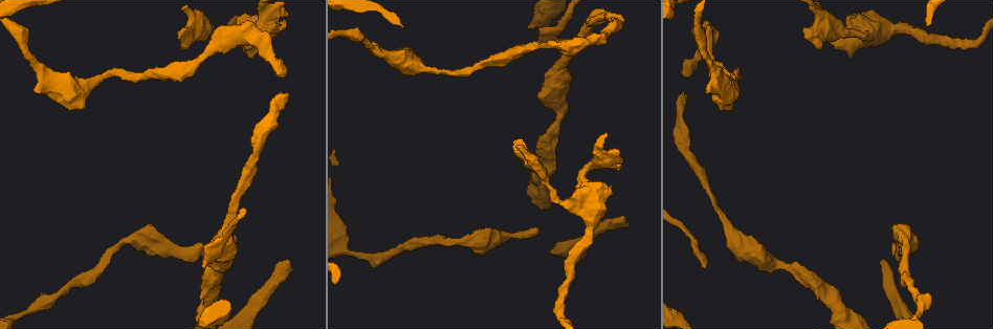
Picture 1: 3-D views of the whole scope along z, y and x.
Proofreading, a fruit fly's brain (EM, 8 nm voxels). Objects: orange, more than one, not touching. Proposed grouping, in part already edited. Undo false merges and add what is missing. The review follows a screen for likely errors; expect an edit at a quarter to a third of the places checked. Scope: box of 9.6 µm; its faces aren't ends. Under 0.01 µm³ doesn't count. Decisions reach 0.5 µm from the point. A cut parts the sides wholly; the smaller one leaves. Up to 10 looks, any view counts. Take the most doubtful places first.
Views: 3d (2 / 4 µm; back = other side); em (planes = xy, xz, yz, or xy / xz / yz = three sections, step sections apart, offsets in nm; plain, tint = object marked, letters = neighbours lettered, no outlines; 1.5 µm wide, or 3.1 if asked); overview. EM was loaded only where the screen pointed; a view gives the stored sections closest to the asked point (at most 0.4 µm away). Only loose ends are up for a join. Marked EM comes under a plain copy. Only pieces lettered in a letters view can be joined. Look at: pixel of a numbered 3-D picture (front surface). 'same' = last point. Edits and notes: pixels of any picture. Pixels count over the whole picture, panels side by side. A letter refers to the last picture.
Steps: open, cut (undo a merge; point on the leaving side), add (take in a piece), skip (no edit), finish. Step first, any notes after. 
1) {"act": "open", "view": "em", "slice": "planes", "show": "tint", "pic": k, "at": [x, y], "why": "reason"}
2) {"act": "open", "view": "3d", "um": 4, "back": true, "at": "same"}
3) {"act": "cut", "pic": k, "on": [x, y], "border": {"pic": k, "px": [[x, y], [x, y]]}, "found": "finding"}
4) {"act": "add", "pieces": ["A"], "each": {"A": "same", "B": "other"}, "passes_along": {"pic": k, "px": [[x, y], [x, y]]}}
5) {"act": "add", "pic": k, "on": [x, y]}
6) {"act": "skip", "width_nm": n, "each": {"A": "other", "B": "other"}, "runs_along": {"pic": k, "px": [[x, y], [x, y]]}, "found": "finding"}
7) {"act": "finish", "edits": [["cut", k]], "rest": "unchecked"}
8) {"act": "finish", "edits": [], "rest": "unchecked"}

{"act": "open", "view": "3d", "um": 2, "pic": 1, "at": [623, 217], "why": "long arm stops here"}

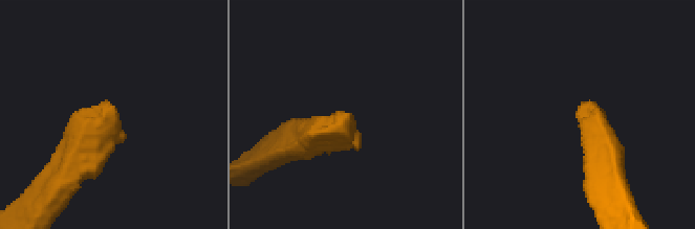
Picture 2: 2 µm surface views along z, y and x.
{"act": "open", "view": "em", "slice": "planes", "show": "tint", "pic": 2, "at": [349, 121]}

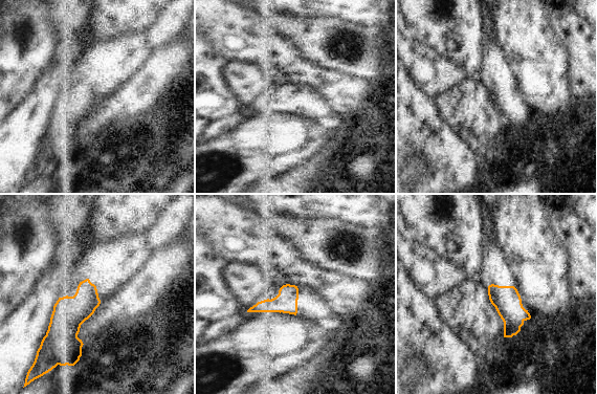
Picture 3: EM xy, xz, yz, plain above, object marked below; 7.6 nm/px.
{"act": "open", "view": "em", "slice": "planes", "show": "letters", "at": "same"}

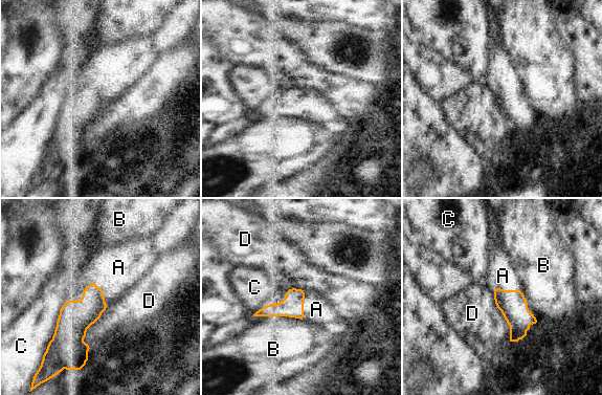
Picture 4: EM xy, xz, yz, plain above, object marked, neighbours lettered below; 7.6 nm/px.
{"act": "add", "pic": 4, "on": [316, 309], "each": {"A": "same", "B": "other", "C": "other", "D": "other"}, "passes_along": {"pic": 4, "px": [[292, 306], [303, 305], [316, 309]]}, "found": "it goes on there"}

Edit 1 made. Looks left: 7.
{"act": "open", "view": "overview", "why": "see it whole again"}

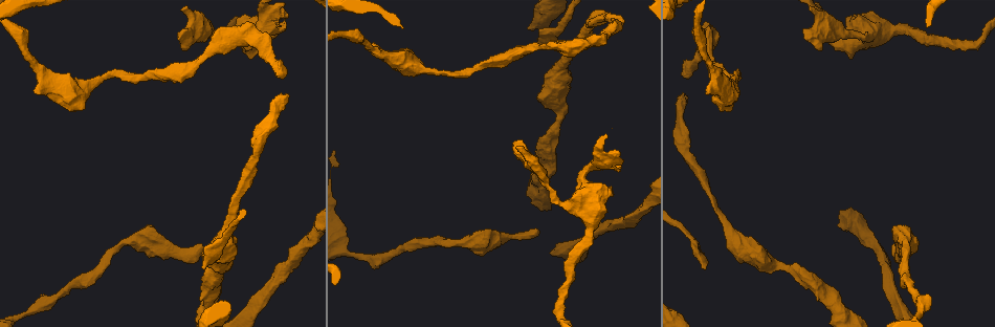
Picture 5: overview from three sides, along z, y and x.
{"act": "open", "view": "em", "slice": "xy", "step": 4, "show": "tint", "pic": 5, "at": [276, 76], "why": "long arm stops here"}

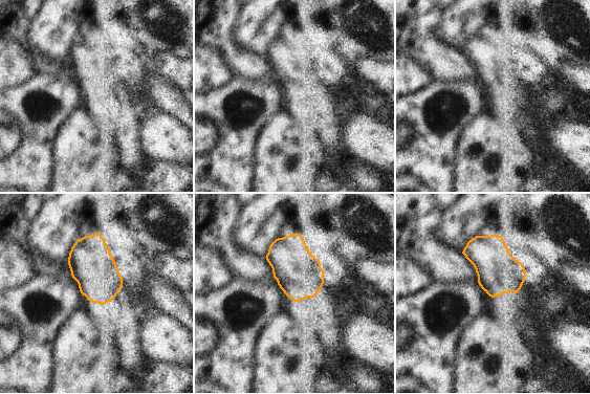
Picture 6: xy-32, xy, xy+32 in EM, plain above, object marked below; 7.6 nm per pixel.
{"act": "open", "view": "em", "slice": "xy", "step": 4, "show": "letters", "at": "same"}

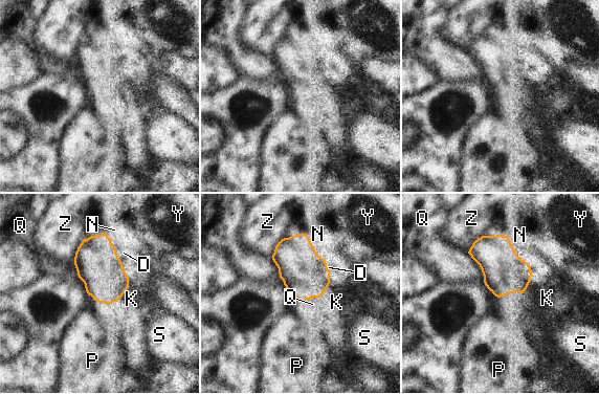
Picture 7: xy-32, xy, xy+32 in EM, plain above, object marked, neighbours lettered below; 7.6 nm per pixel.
{"act": "skip", "longest_contact_nm": ["Z", 340], "each": {"D": "other", "K": "other", "N": "other", "P": "other", "Q": "other", "S": "other", "Y": "other", "Z": "other"}, "border": {"pic": 7, "px": [[96, 301], [109, 305]]}, "found": "no lettered piece goes on from it"}

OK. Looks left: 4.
{"act": "open", "view": "3d", "um": 2, "pic": 5, "at": [705, 269], "why": "thin end"}

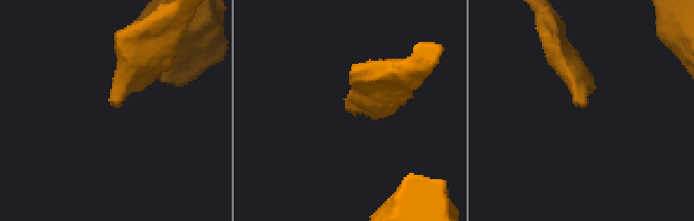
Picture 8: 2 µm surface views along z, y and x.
{"act": "open", "view": "em", "slice": "xy", "step": 8, "show": "letters", "pic": 8, "at": [113, 105], "why": "need the tissue"}

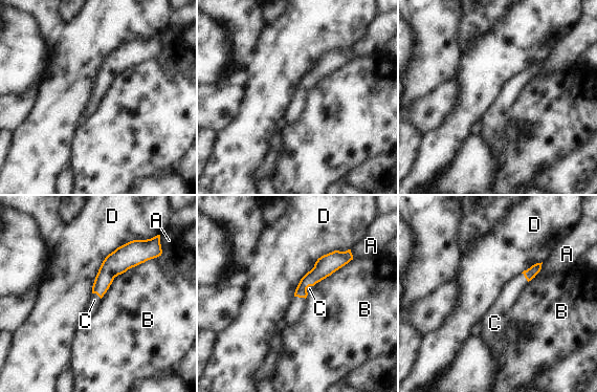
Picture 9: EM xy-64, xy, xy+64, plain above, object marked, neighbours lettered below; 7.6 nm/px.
{"act": "open", "view": "em", "slice": "planes", "show": "letters", "at": "same", "why": "cut it another way"}

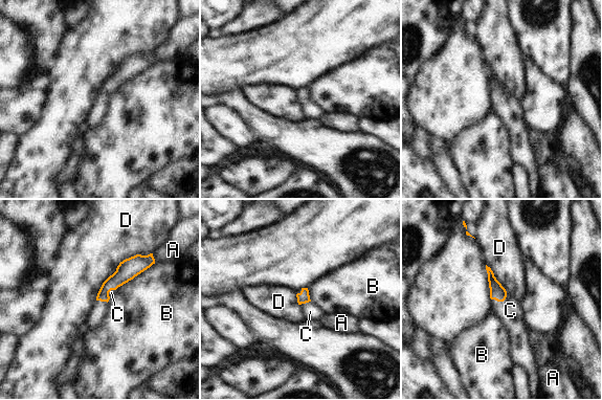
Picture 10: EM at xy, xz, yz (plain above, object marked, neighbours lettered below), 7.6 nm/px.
{"act": "add", "pic": 10, "on": [510, 310], "width_nm": 100, "each": {"A": "other", "B": "other", "C": "same", "D": "other"}, "passes_along": {"pic": 10, "px": [[497, 292], [500, 301], [510, 310]]}, "found": "the neuron continues"}

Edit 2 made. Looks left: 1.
{"act": "open", "view": "em", "slice": "planes", "show": "letters", "pic": 5, "at": [250, 57], "why": "thick end"}

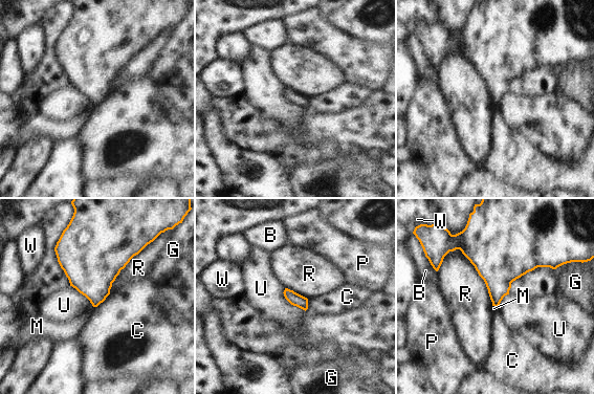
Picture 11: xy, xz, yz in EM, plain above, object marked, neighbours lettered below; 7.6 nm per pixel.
{"act": "skip", "each": {"B": "other", "C": "other", "G": "other", "M": "other", "P": "other", "R": "other", "U": "other", "W": "other"}, "border": {"pic": 11, "px": [[284, 288], [283, 296], [305, 310]]}, "found": "no lettered piece goes on from it"}

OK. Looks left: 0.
{"act": "finish", "edits": [["add", 4], ["add", 10]], "rest": "unchecked"}

